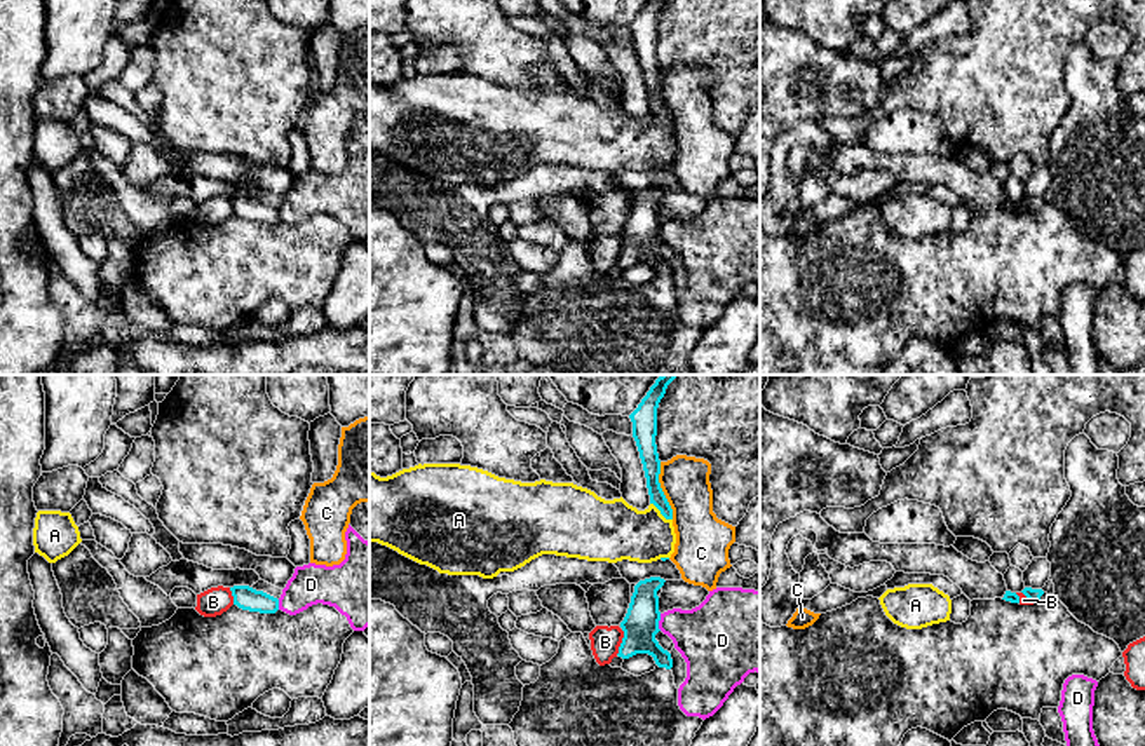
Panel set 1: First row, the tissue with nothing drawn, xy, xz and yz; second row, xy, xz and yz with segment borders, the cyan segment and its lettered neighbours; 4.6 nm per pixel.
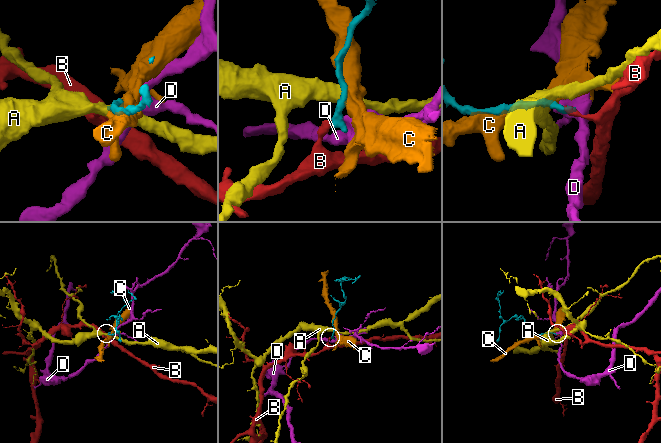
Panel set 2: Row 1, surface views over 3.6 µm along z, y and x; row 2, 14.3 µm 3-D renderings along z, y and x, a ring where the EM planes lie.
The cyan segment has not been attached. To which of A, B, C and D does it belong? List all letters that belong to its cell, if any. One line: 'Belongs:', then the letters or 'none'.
Belongs: none

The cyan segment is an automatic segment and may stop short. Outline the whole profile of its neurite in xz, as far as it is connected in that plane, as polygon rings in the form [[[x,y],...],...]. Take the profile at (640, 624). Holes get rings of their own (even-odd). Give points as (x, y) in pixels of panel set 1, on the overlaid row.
[[[650,577],[634,586],[631,603],[620,627],[624,631],[619,657],[648,654],[655,669],[634,676],[622,668],[600,666],[582,633],[570,633],[559,641],[558,654],[540,666],[535,683],[523,687],[523,701],[509,727],[516,746],[690,746],[702,718],[687,716],[678,706],[673,659],[655,634],[661,612],[657,591],[664,579]]]

